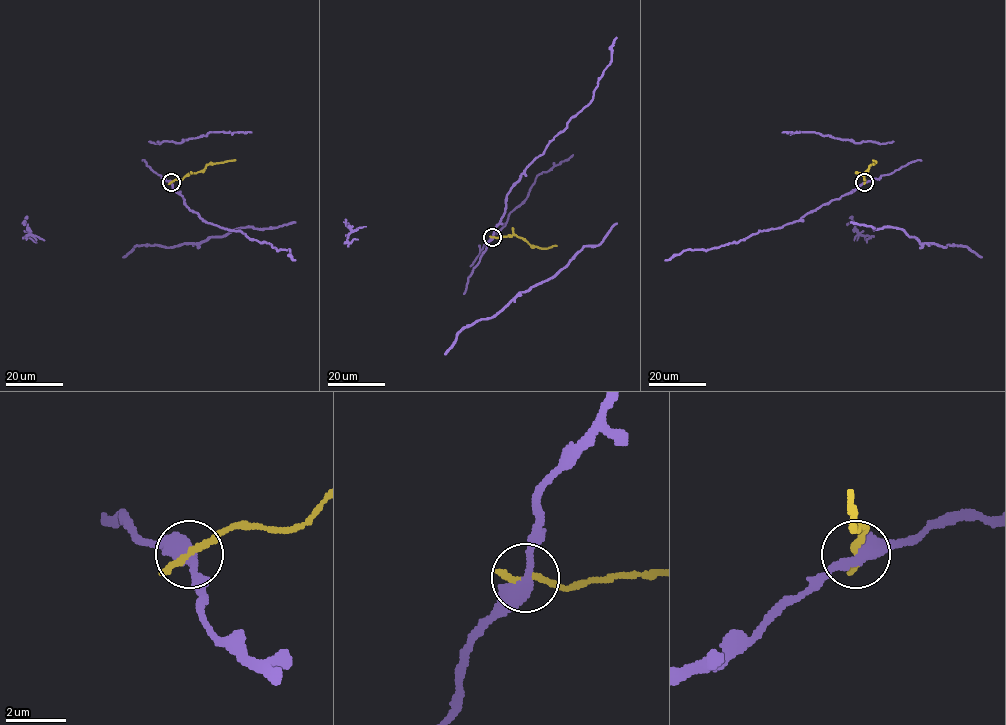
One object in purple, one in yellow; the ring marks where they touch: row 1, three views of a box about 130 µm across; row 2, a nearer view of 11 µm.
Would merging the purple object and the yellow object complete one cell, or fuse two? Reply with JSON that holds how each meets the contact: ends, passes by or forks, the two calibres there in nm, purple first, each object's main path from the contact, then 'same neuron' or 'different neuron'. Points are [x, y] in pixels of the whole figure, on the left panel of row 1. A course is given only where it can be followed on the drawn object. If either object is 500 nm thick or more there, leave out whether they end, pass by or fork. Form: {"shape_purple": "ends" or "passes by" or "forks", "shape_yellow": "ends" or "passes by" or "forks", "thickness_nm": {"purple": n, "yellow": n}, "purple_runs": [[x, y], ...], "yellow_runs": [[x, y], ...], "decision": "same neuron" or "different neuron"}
{"shape_purple": "passes by", "shape_yellow": "ends", "thickness_nm": {"purple": 440, "yellow": 280}, "purple_runs": [[171, 182], [185, 204], [203, 220], [240, 231], [277, 250], [289, 249], [294, 260]], "yellow_runs": [[171, 182], [201, 172], [209, 164], [235, 159]], "decision": "different neuron"}

